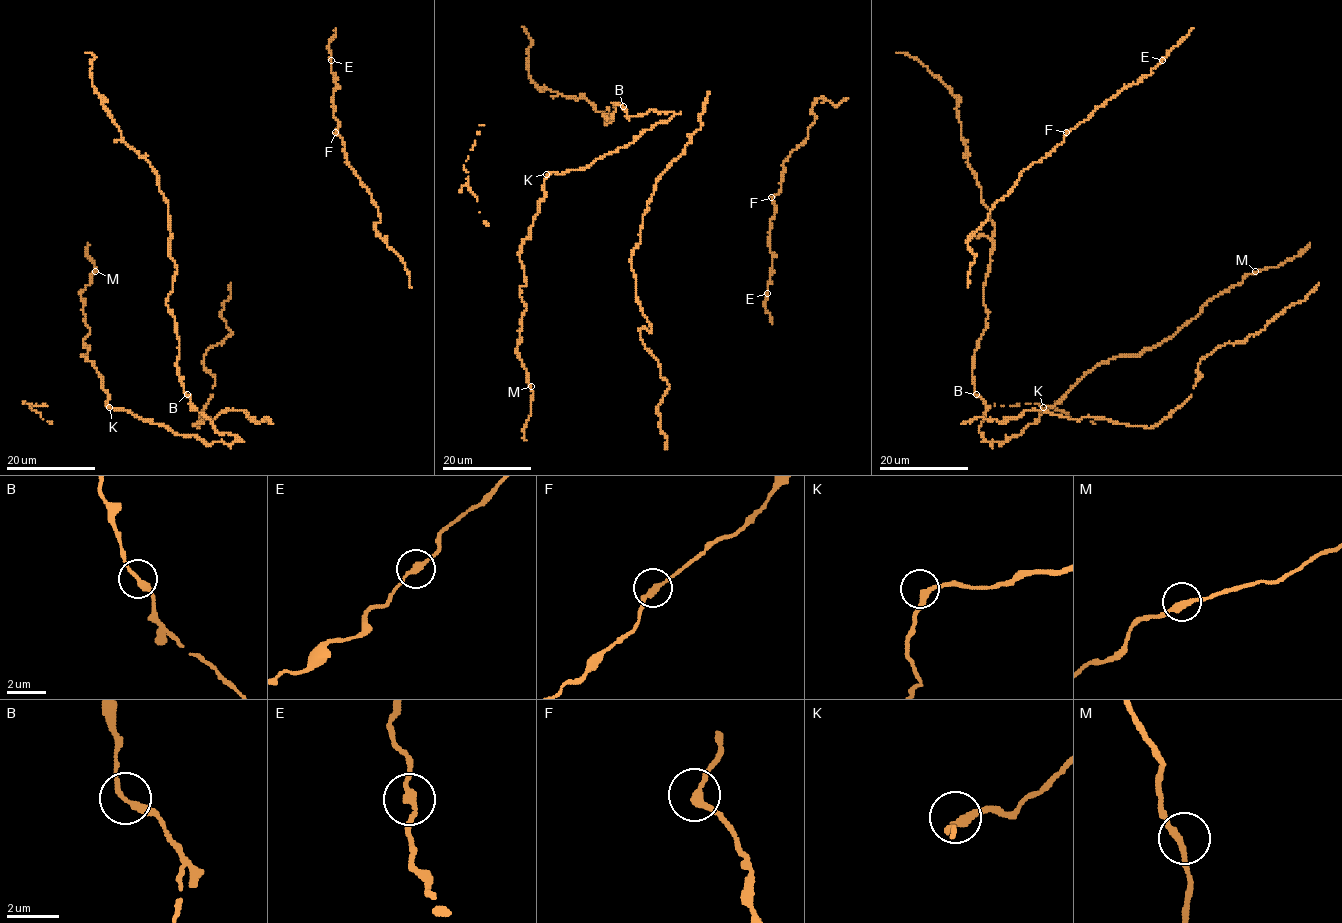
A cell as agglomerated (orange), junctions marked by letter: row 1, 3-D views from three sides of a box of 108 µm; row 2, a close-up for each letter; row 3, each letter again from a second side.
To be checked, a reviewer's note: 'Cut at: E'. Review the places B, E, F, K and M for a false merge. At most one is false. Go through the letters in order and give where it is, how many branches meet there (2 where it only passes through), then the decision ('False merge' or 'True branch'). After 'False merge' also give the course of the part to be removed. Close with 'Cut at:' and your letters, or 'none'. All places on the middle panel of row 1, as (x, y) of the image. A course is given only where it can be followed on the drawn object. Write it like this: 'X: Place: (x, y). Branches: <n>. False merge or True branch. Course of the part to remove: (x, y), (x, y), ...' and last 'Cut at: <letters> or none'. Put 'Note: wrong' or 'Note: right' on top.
Note: wrong
B: Place: (623, 106). Branches: 2. True branch
E: Place: (767, 293). Branches: 2. True branch
F: Place: (771, 197). Branches: 2. True branch
K: Place: (546, 174). Branches: 2. True branch
M: Place: (531, 386). Branches: 2. True branch
Cut at: none

